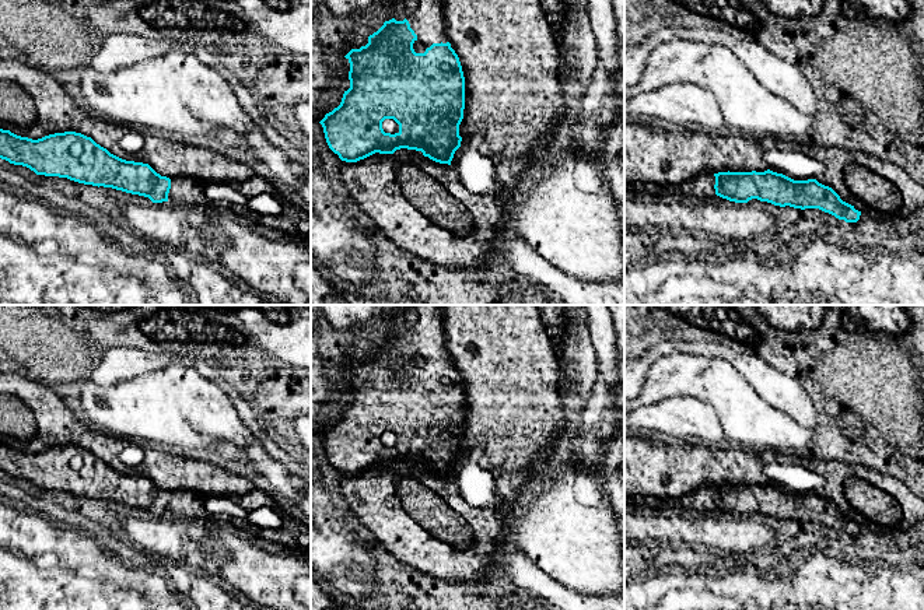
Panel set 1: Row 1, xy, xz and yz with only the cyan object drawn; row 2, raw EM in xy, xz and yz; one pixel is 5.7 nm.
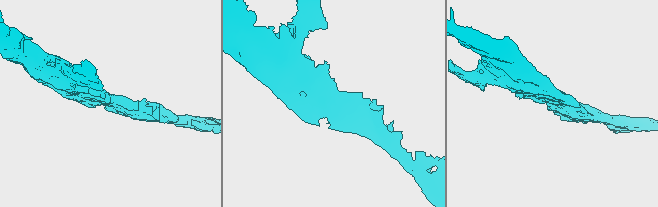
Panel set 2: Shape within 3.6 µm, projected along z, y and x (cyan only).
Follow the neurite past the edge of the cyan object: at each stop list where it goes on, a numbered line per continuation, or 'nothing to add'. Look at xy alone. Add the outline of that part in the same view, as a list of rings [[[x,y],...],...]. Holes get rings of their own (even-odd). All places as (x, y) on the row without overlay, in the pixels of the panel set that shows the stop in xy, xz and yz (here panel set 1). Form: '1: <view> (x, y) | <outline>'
1: xy (184, 504) | [[[174,491],[171,492],[171,502],[168,515],[175,518],[193,518],[197,520],[210,518],[206,506],[206,499],[192,491]]]

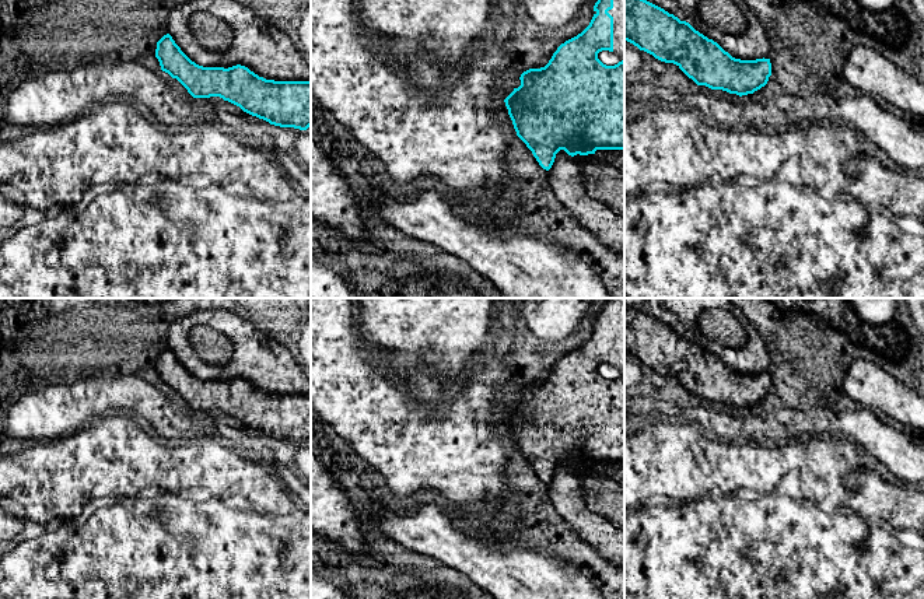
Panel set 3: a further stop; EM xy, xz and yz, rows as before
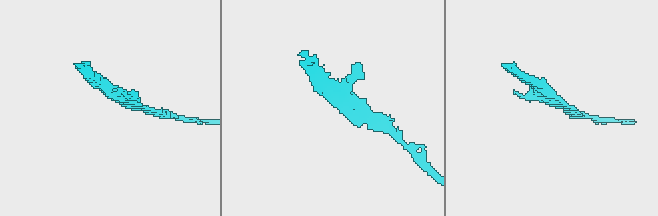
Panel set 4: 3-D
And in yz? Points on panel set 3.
nothing to add

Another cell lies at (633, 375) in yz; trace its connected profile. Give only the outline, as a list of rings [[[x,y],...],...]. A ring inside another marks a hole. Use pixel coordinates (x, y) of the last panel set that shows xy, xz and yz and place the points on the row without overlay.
[[[624,354],[624,393],[638,385],[643,379],[641,364]]]

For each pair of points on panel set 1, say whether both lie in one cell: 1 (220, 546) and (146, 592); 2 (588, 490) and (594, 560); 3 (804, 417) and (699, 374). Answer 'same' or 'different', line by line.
1: different
2: same
3: different

